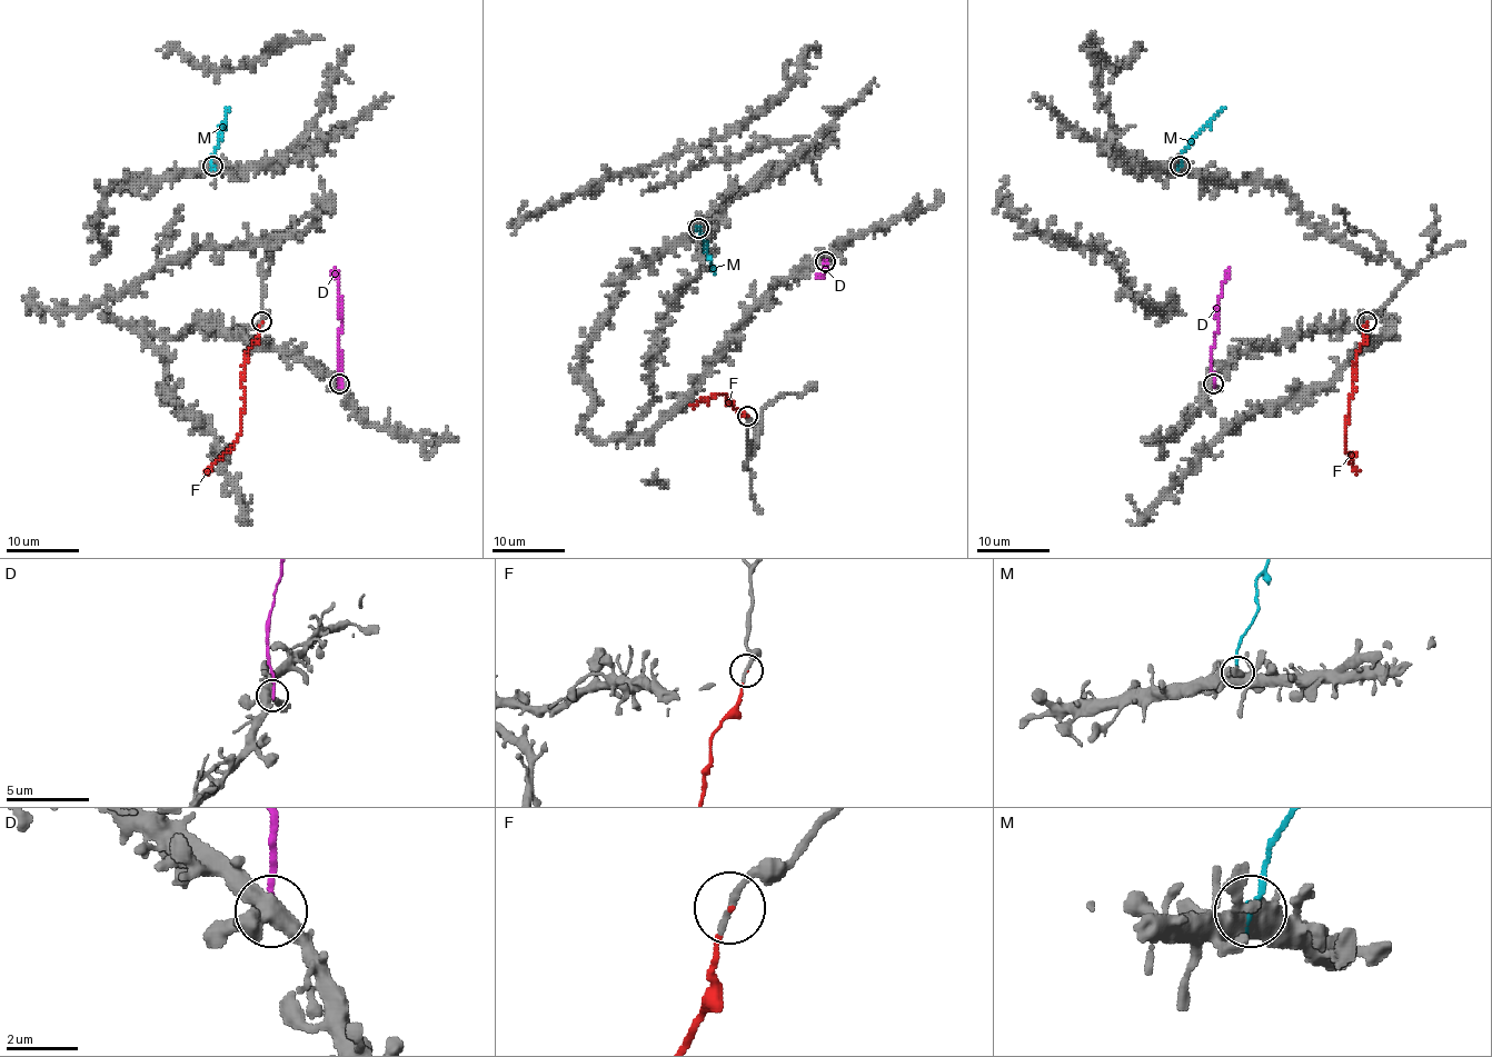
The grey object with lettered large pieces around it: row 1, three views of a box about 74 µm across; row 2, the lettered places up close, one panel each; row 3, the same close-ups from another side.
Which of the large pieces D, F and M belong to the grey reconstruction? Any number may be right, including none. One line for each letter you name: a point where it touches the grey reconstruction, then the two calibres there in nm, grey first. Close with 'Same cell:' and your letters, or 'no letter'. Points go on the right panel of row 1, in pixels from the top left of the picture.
F: meets grey at (1366, 321); 240 nm thick on the grey side, 70 nm on the other
Same cell: F

